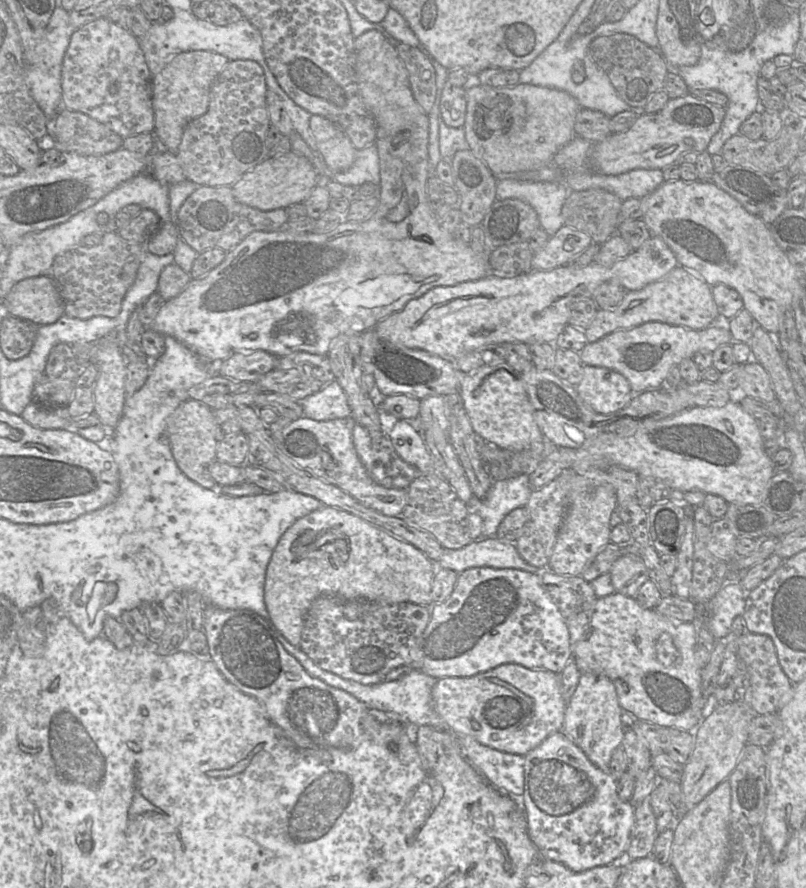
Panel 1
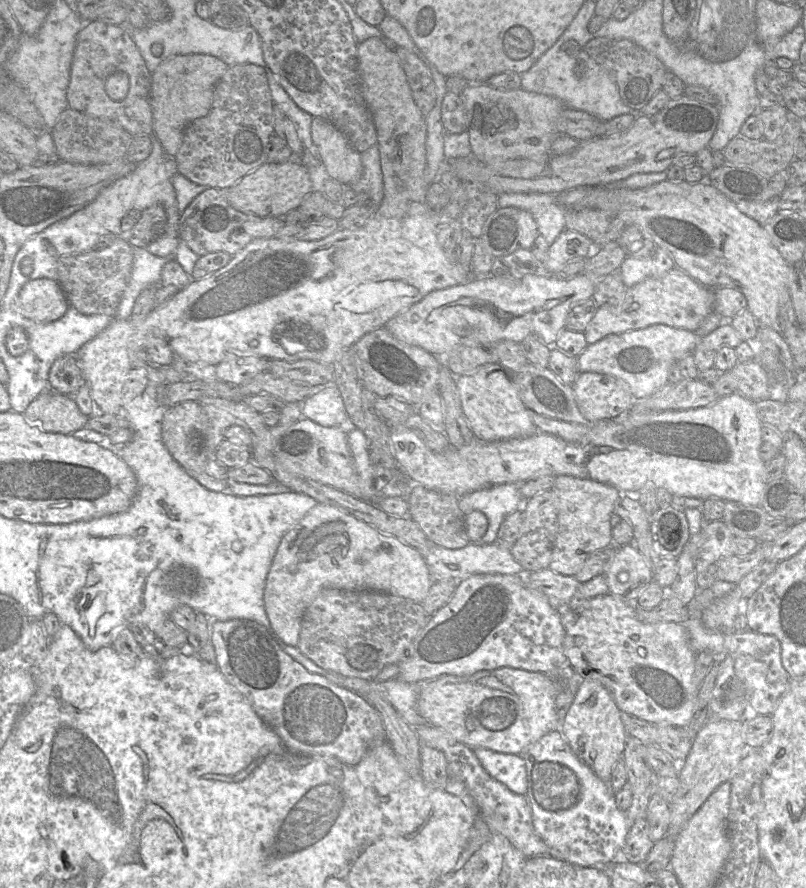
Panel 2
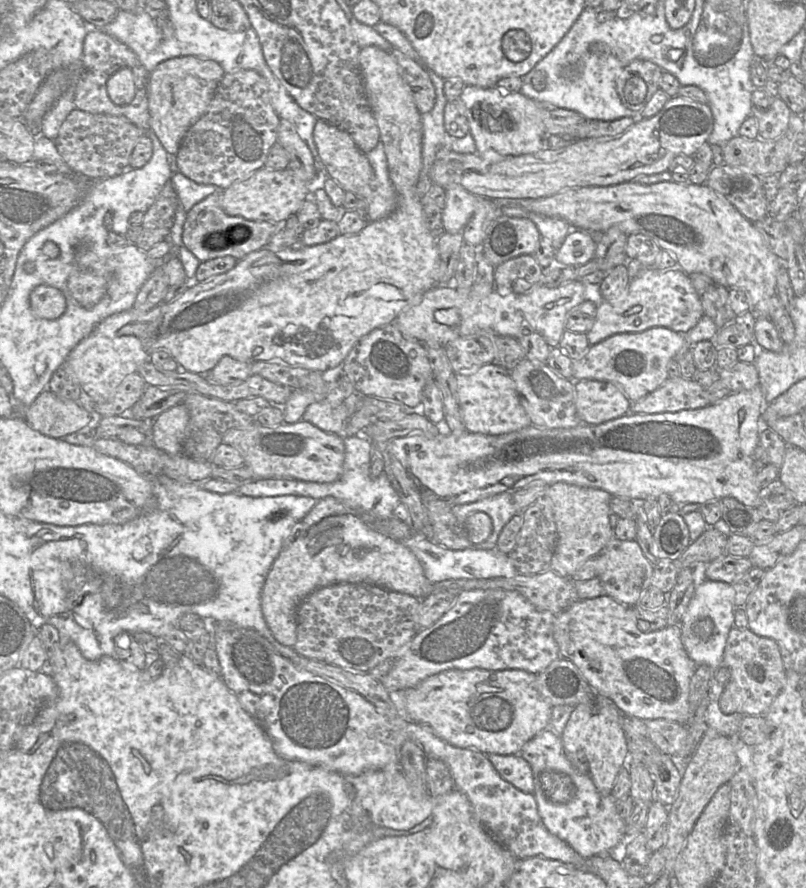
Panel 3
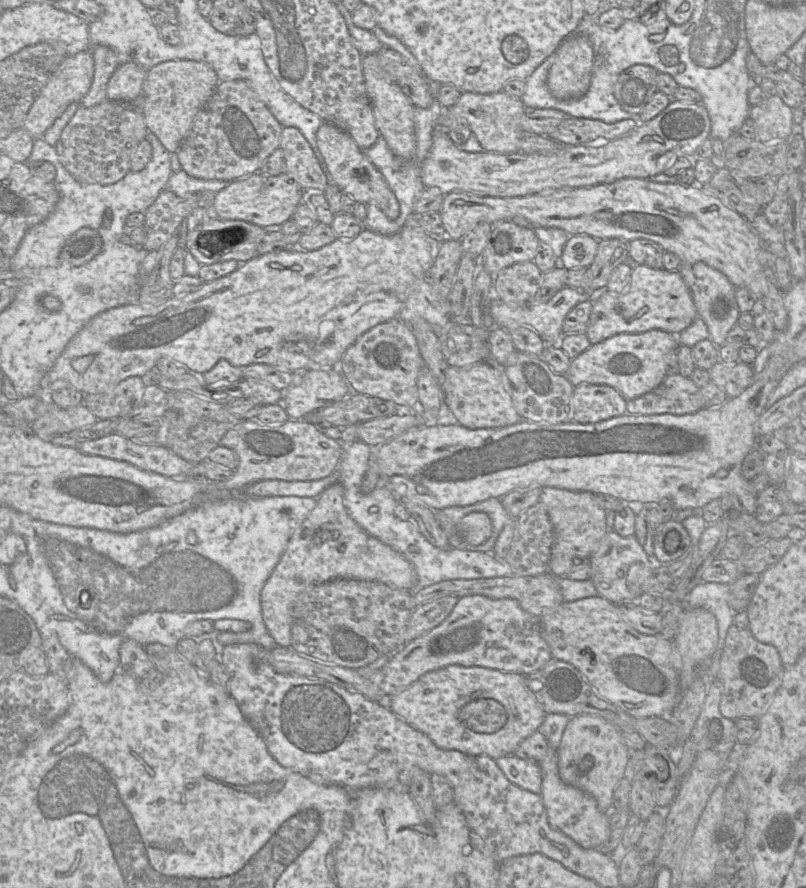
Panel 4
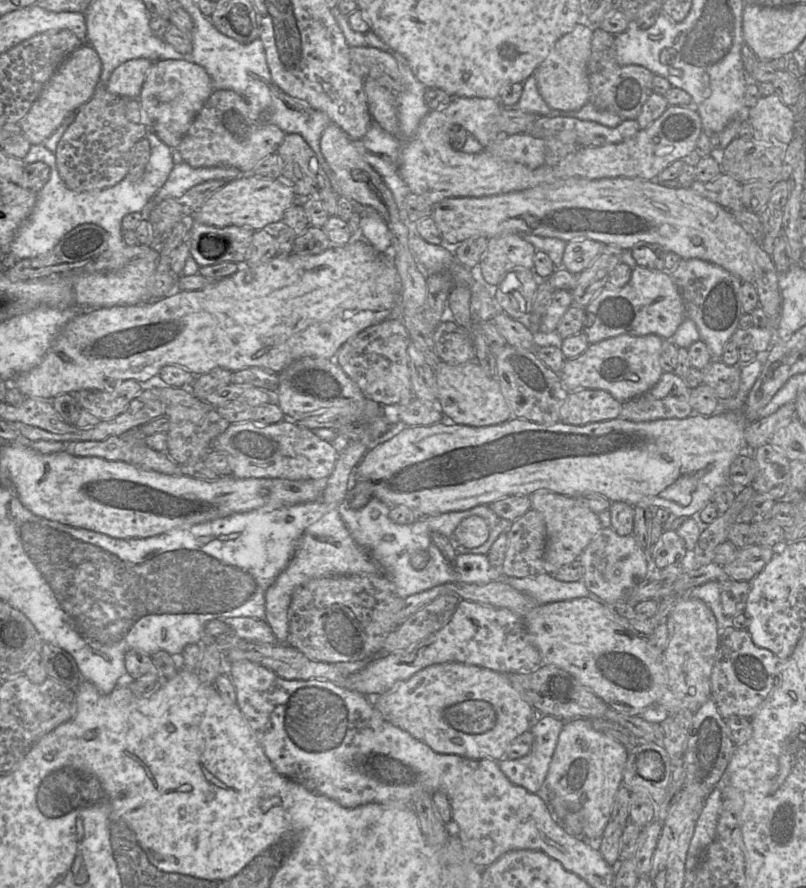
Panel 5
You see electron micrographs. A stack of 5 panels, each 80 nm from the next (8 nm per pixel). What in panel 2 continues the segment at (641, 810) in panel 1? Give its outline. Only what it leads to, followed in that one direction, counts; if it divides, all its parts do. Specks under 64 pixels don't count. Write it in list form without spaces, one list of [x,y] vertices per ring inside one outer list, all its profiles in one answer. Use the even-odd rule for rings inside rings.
[[[640,817],[630,823],[624,845],[614,861],[642,864],[654,845],[648,835],[647,819],[646,817]]]

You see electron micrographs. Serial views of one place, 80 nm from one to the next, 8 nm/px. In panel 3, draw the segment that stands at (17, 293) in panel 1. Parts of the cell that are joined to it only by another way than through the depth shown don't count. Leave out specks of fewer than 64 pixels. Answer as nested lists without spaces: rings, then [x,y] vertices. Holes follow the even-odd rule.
[[[39,285],[30,293],[30,307],[32,312],[43,319],[58,319],[66,310],[66,297],[59,289]]]

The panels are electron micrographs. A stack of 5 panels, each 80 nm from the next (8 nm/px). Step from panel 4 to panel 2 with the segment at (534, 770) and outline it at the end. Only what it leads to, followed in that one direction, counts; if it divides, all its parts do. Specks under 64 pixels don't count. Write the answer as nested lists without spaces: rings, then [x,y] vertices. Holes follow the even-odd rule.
[[[472,748],[483,768],[512,792],[526,795],[527,771],[521,754],[496,752],[487,748]]]

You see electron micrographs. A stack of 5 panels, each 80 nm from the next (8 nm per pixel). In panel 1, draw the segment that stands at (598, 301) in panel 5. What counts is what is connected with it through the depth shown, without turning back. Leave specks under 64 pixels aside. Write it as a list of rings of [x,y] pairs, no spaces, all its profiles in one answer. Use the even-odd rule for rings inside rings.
[[[678,265],[664,277],[642,289],[627,291],[618,308],[598,309],[590,325],[583,331],[587,341],[593,343],[616,330],[634,328],[647,322],[661,322],[699,330],[715,324],[718,319],[712,287],[693,271]]]

